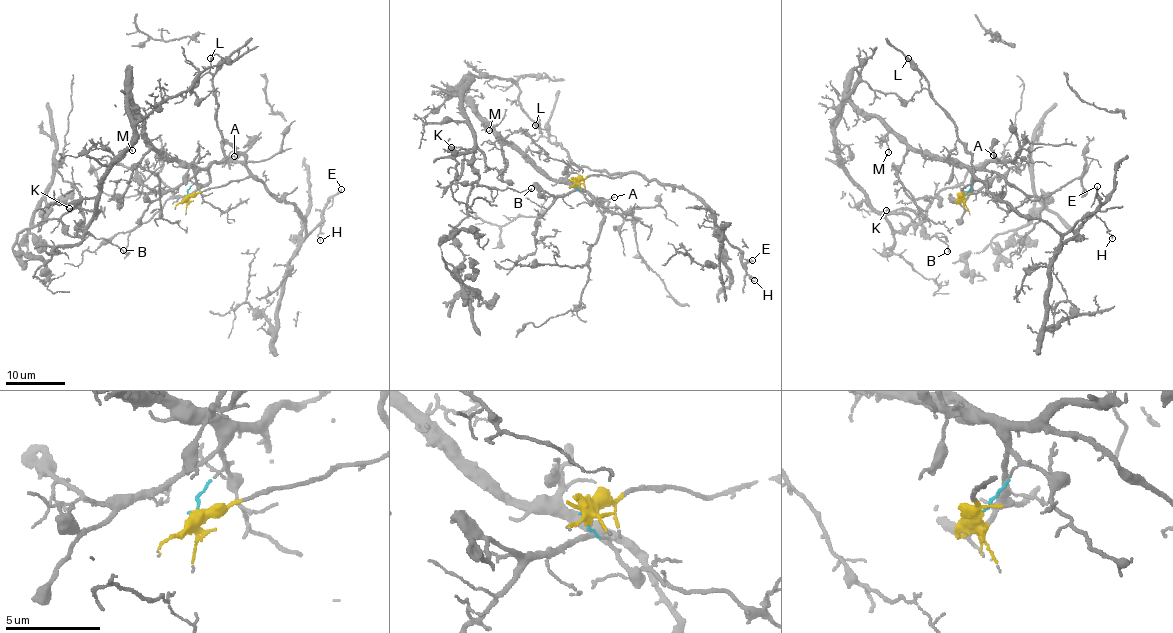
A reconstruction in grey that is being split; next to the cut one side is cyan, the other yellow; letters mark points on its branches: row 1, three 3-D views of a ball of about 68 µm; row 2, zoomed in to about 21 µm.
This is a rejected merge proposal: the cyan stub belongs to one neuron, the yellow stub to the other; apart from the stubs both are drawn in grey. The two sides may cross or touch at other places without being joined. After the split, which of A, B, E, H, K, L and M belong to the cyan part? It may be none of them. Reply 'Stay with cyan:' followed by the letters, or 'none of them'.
Stay with cyan: A, B, K, M

